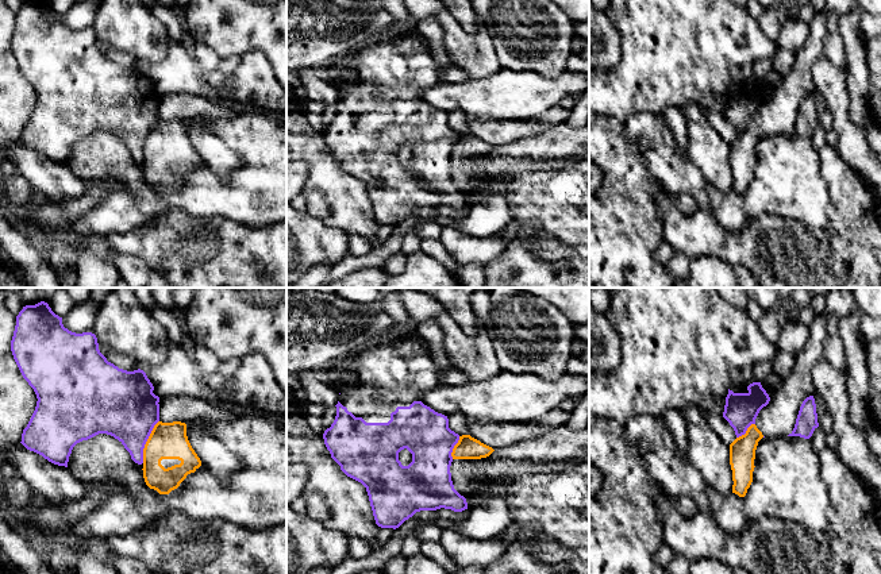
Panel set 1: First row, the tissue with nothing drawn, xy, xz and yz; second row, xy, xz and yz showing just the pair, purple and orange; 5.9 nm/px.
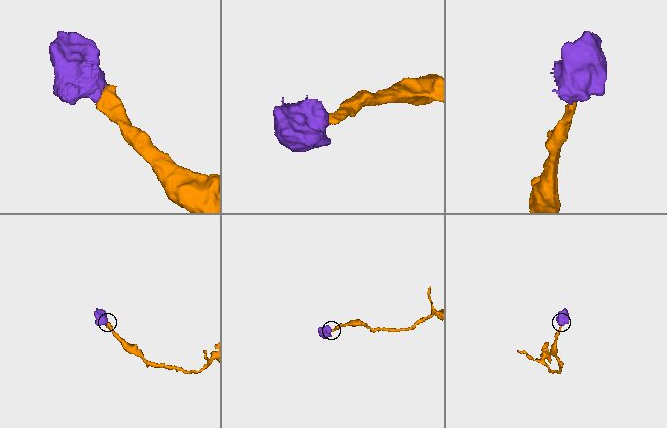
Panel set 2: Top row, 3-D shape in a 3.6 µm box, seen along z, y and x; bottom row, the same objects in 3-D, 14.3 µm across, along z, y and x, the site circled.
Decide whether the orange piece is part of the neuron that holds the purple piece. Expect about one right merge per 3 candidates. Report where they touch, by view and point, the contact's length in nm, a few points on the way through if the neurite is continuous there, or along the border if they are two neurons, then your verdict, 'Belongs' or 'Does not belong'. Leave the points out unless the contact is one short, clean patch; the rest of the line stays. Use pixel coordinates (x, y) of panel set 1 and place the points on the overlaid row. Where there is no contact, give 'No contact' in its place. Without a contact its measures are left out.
Touches purple at xy (146, 440). Shared border 280 nm. Boundary: xy (158, 420), (145, 445), (142, 462). Does not belong

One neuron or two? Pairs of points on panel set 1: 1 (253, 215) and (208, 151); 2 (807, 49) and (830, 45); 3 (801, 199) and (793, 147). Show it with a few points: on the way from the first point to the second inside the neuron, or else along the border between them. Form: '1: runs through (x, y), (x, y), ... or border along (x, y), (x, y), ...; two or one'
1: border along (202, 158), (220, 176), (229, 176), (242, 164); two
2: border along (828, 33), (824, 38), (823, 54); two
3: runs through (793, 187), (793, 160); one

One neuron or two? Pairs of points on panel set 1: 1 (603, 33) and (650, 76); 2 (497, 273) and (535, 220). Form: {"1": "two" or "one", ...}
{"1": "two", "2": "one"}

